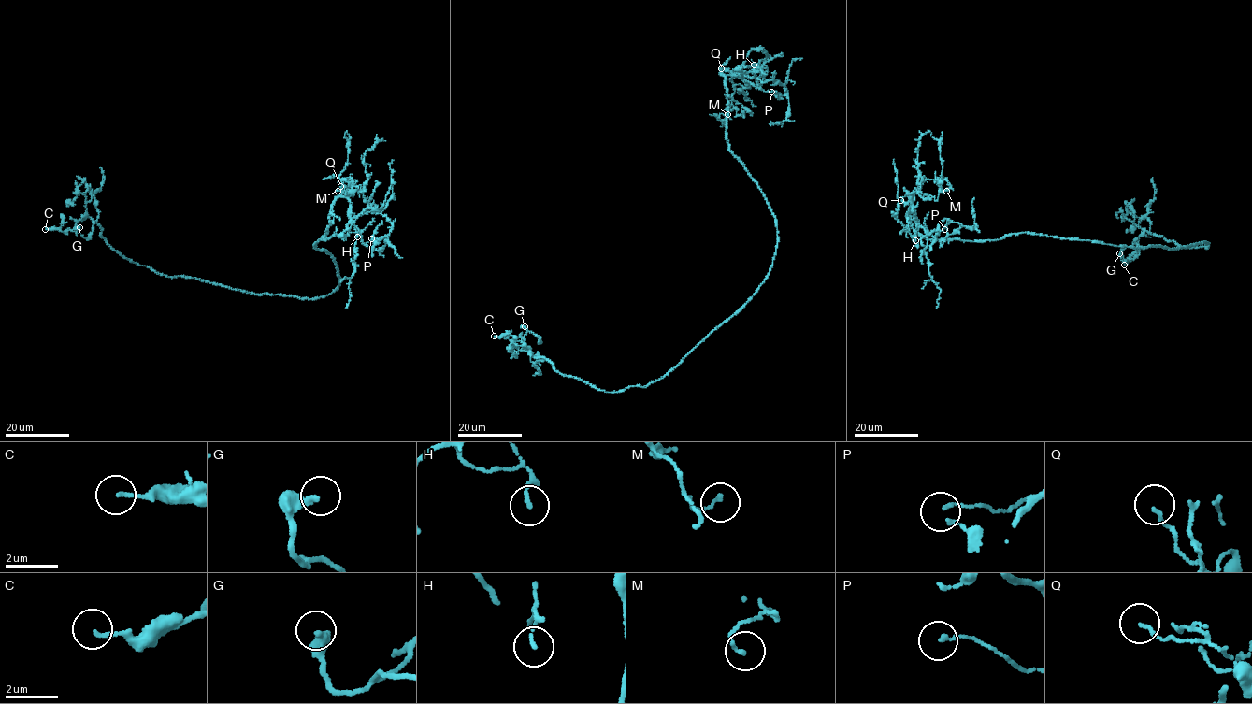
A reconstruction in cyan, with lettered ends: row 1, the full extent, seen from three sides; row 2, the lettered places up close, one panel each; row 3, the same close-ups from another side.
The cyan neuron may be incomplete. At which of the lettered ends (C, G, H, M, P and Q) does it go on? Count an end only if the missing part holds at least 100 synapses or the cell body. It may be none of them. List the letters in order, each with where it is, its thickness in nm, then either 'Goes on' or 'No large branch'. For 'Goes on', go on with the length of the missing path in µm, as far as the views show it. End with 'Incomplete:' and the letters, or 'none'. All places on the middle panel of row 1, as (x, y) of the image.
C: Place: (494, 336). Thickness 150 nm. No large branch
G: Place: (525, 326). Thickness 300 nm. No large branch
H: Place: (754, 64). Thickness 130 nm. No large branch
M: Place: (727, 114). Thickness 130 nm. No large branch
P: Place: (771, 92). Thickness 120 nm. No large branch
Q: Place: (721, 68). Thickness 130 nm. No large branch
Incomplete: none

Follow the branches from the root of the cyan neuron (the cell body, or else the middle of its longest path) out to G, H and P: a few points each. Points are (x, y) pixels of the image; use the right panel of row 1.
G: (1111, 244), (1170, 250), (1209, 244), (1206, 249), (1181, 247), (1145, 231), (1129, 258), (1123, 261), (1119, 253)
H: (1111, 244), (1022, 232), (993, 240), (926, 238), (913, 226), (909, 212), (912, 206), (917, 226), (915, 240)
P: (1111, 244), (1022, 232), (926, 238), (913, 226), (910, 208), (935, 240), (948, 219), (944, 229)

